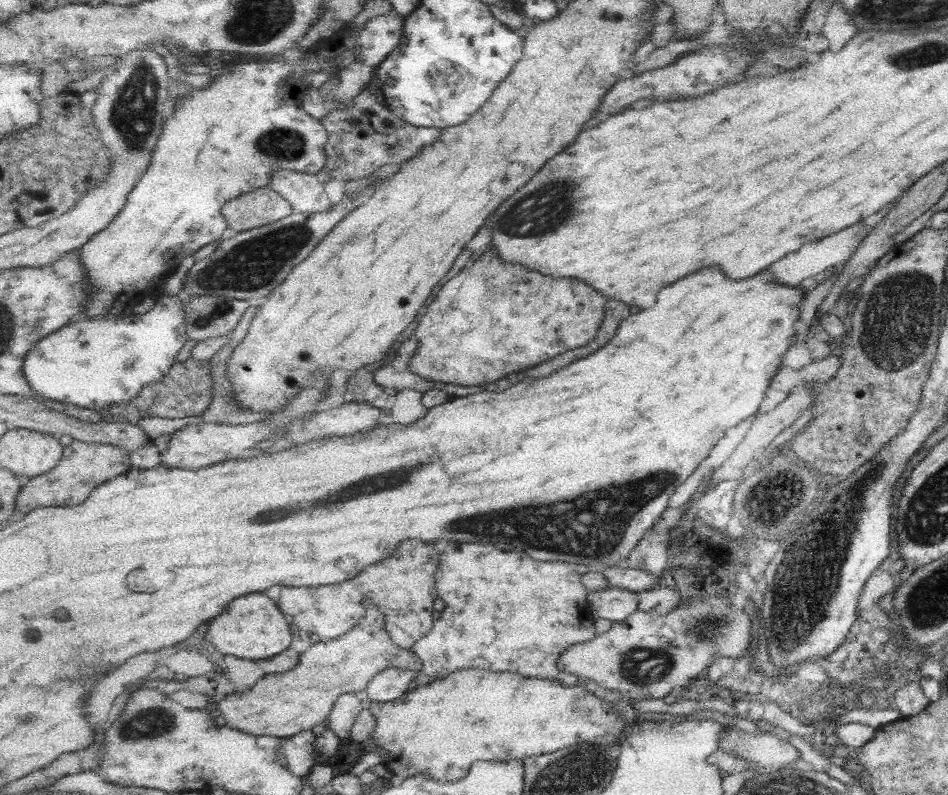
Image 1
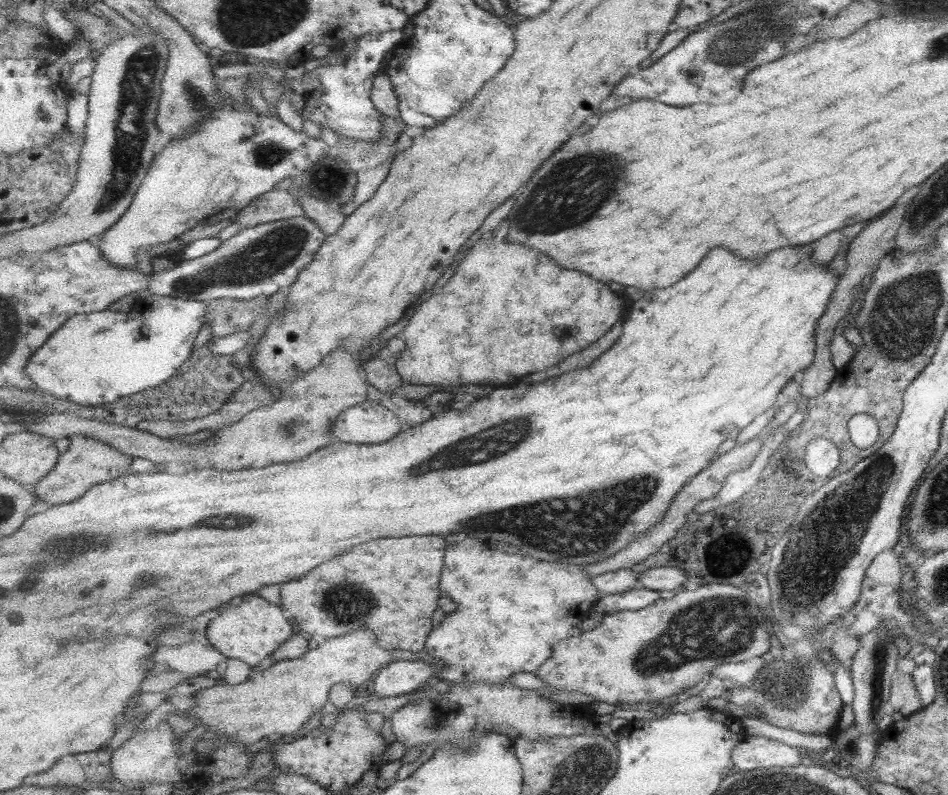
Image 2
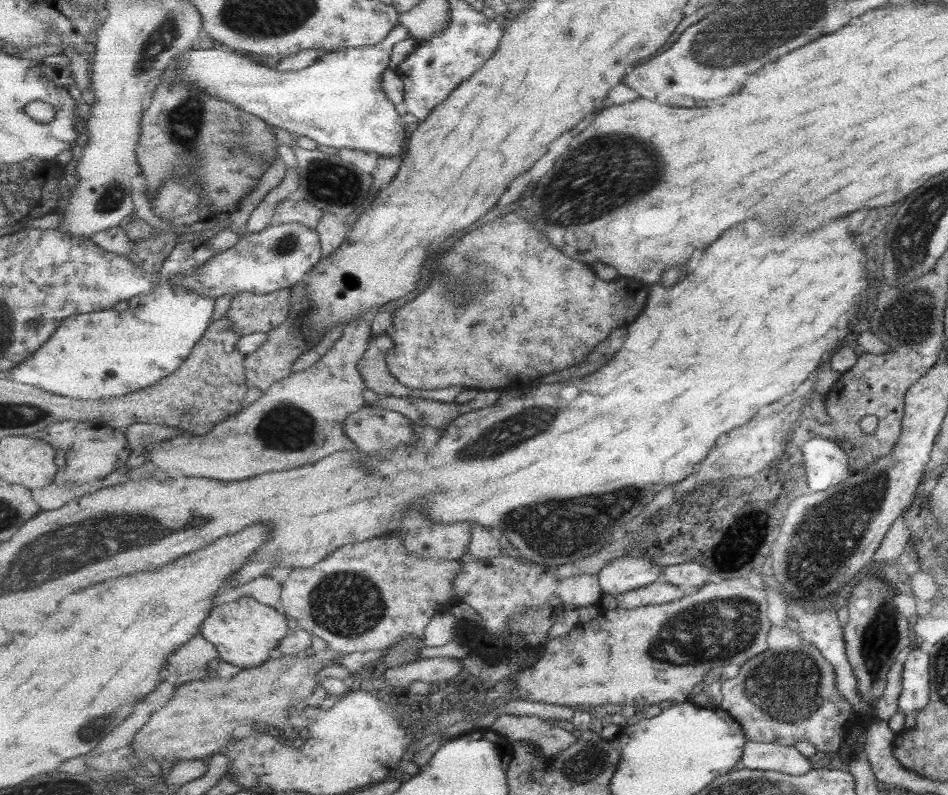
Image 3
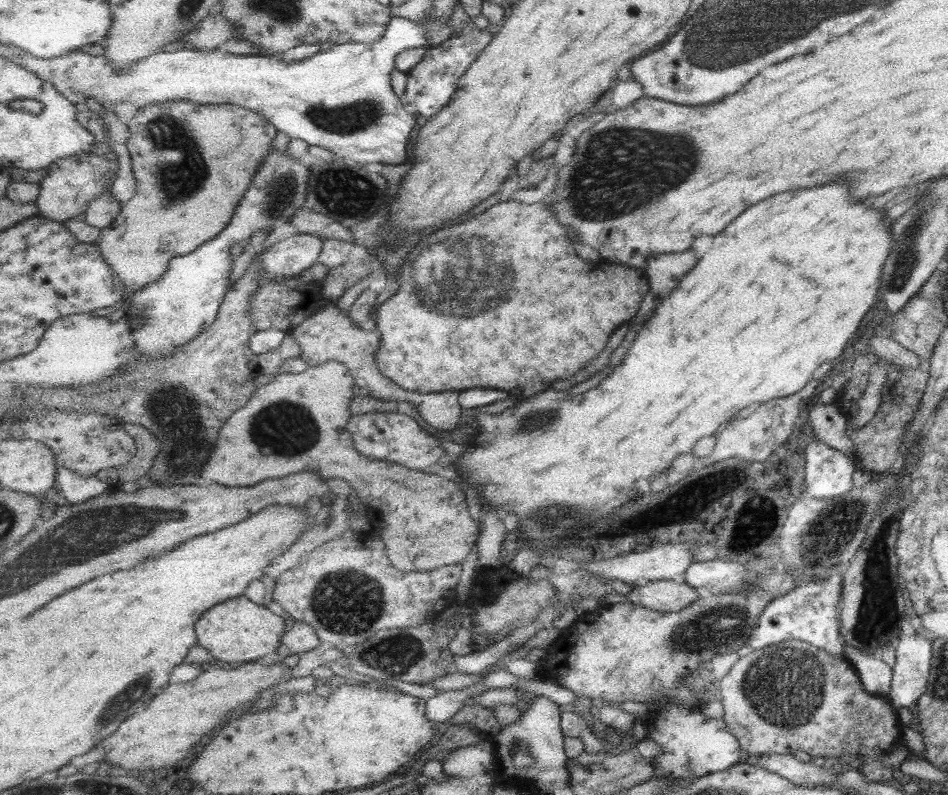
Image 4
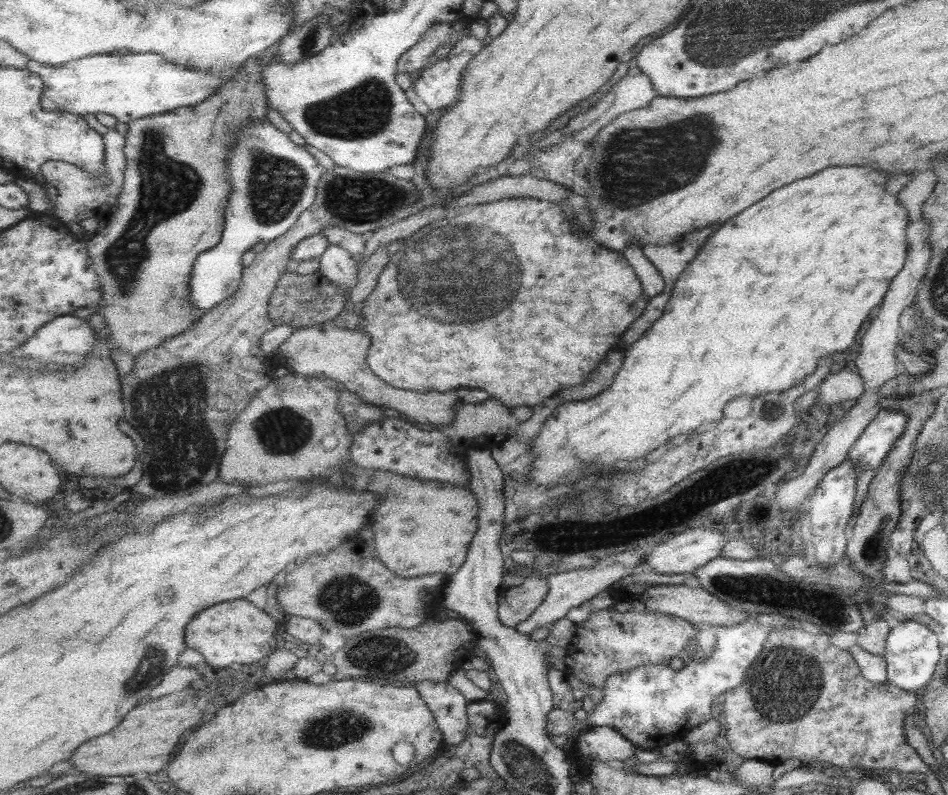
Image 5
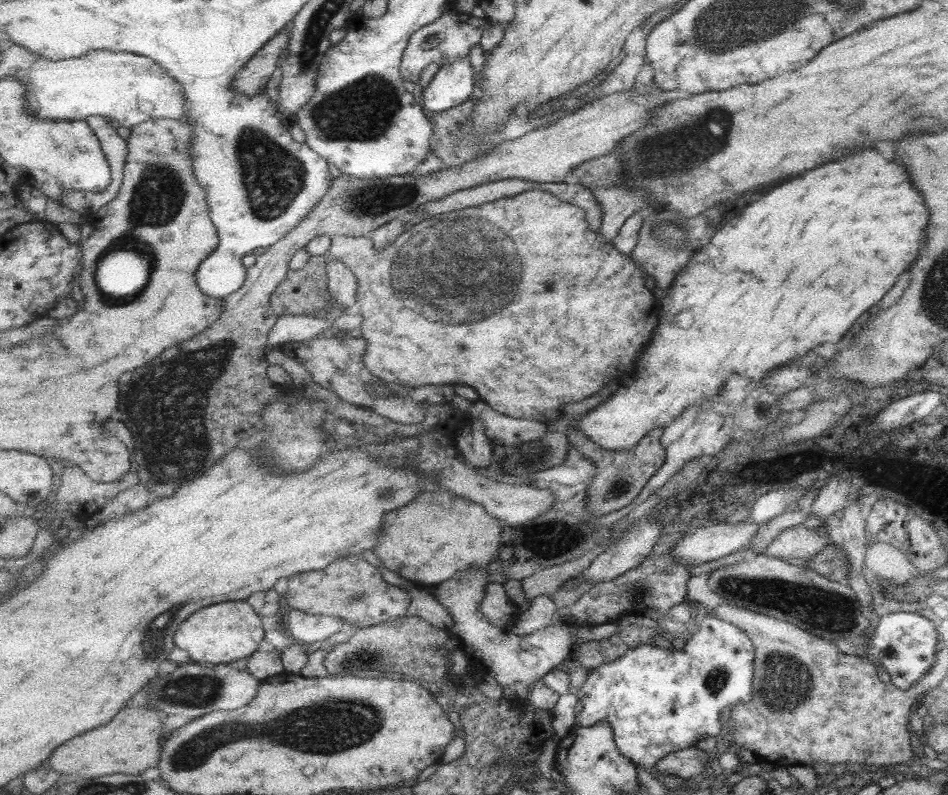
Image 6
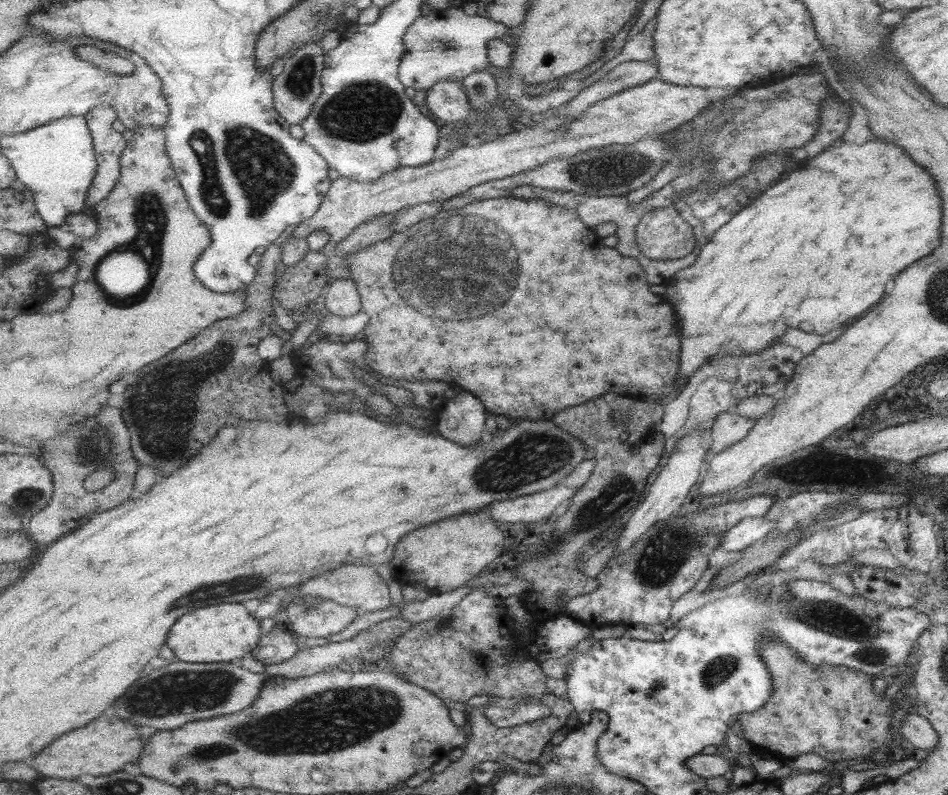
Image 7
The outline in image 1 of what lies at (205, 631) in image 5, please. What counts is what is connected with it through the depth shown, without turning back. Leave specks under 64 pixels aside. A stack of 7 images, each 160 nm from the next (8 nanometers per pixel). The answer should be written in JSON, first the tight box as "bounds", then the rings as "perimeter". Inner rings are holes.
{"bounds":[206,594,293,660],"perimeter":[[[247,594],[227,606],[219,618],[213,620],[206,639],[223,654],[233,654],[249,660],[268,659],[287,650],[293,642],[288,618],[274,600],[264,594]]]}

